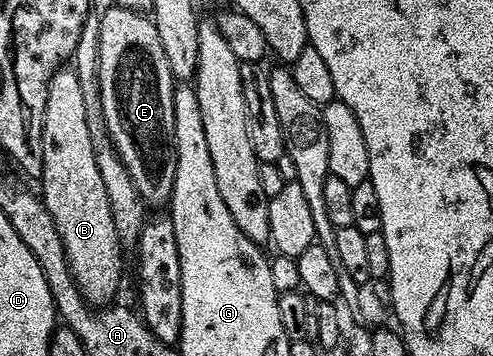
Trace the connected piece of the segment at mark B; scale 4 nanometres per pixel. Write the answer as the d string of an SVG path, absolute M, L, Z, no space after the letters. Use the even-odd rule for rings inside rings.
M58 69L53 72L49 81L48 100L45 101L43 128L41 129L41 153L44 155L43 191L41 198L45 209L49 209L49 217L53 217L53 225L57 225L57 233L61 237L61 245L65 245L65 257L69 261L69 269L75 278L77 289L84 300L92 305L107 305L119 291L123 283L123 251L119 248L121 232L113 227L112 210L109 209L108 194L105 193L104 182L101 181L100 170L97 169L93 153L92 138L89 137L88 122L85 117L84 95L74 69Z

